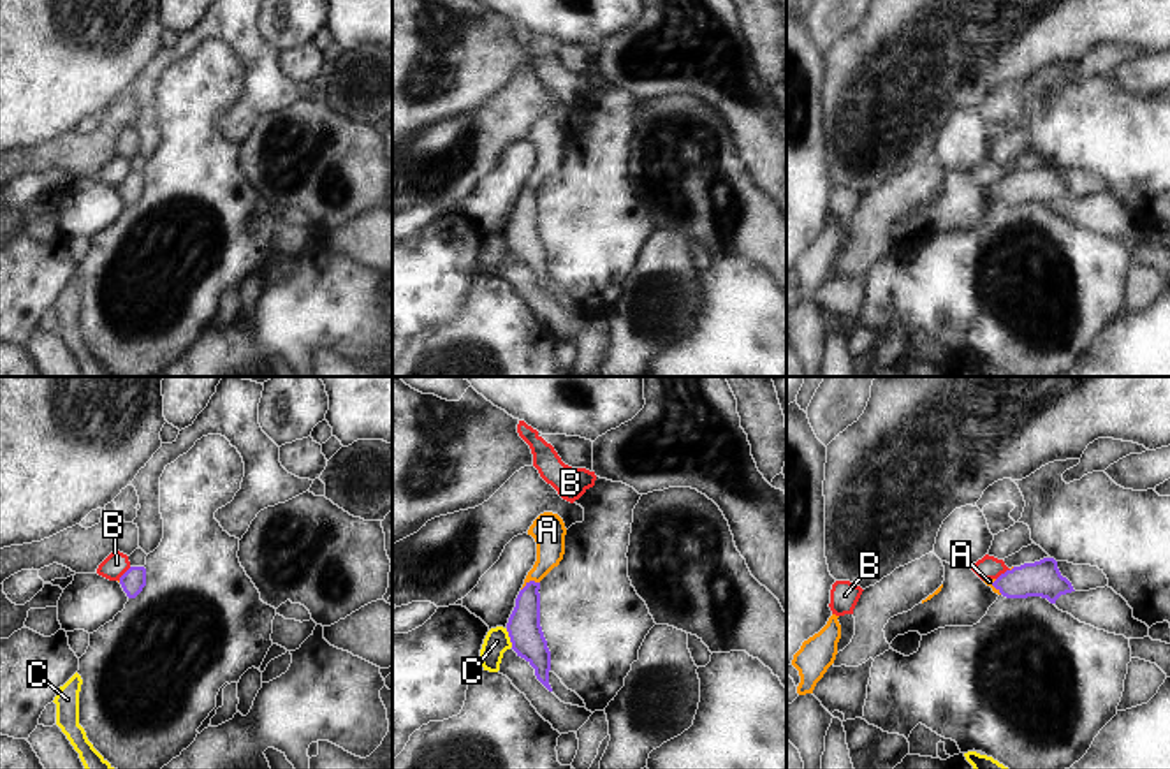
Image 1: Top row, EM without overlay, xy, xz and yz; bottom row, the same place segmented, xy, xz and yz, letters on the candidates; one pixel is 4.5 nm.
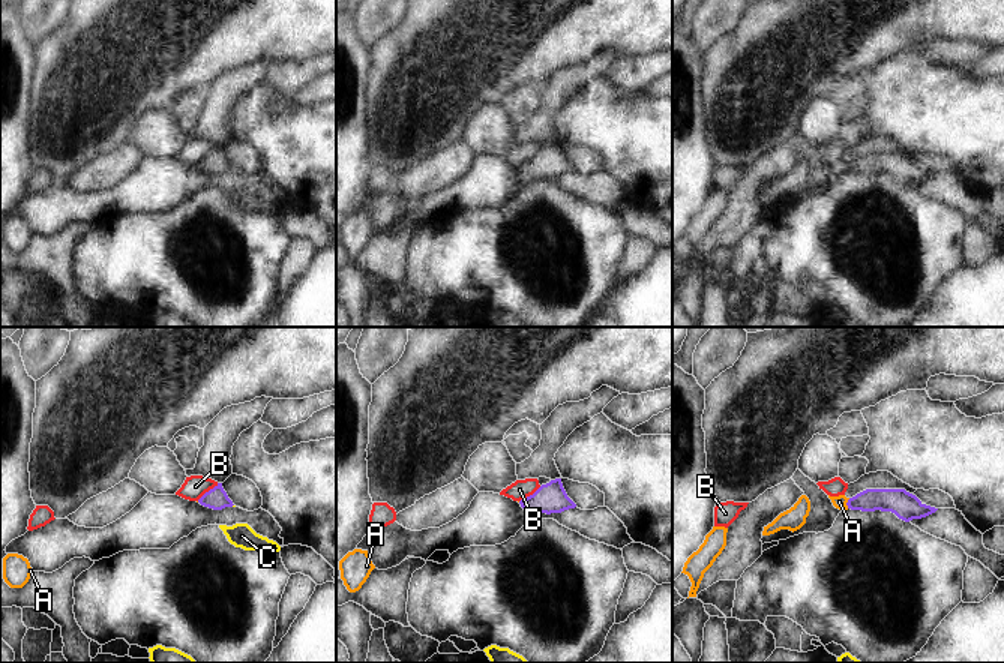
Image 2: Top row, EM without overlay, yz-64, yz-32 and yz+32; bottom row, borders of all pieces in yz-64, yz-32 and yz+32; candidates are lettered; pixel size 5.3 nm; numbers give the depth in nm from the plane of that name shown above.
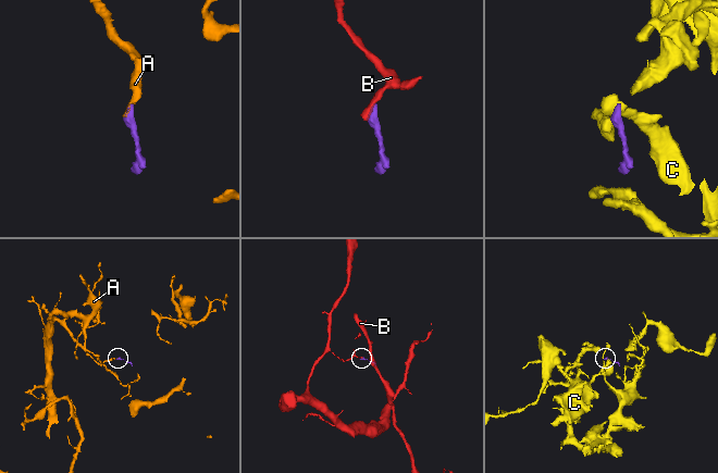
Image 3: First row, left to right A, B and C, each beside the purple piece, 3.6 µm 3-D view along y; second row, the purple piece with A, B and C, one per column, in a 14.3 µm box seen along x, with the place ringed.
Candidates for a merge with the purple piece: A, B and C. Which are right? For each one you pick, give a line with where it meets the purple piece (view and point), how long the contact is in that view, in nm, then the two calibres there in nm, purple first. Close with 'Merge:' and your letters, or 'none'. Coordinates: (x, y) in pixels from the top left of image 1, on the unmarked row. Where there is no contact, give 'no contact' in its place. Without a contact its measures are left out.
A: xz (530, 187) | 100 nm | 150/150 nm
Merge: A

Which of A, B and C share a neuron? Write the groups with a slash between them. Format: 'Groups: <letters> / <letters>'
Groups: A / B / C.

